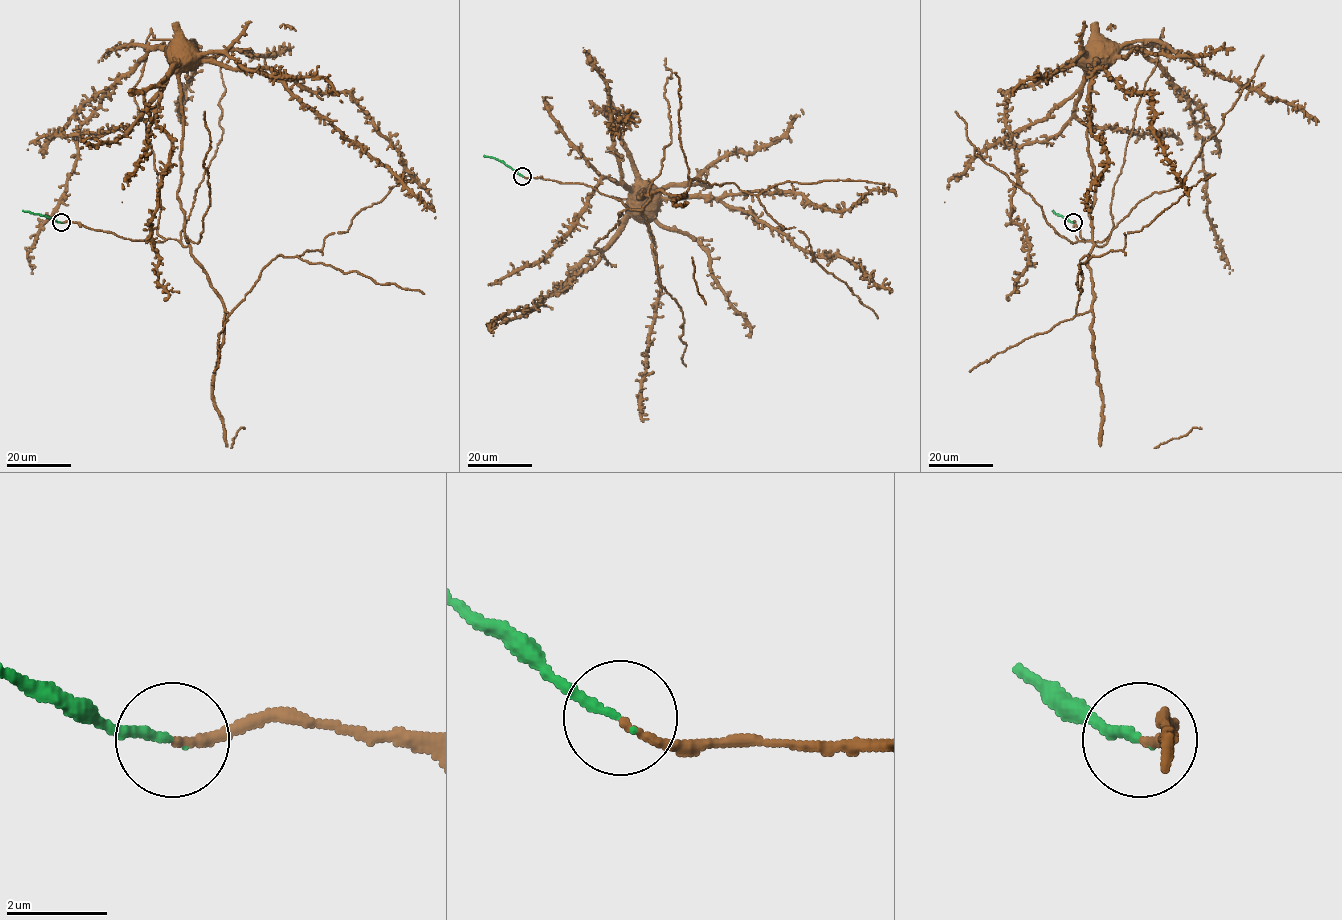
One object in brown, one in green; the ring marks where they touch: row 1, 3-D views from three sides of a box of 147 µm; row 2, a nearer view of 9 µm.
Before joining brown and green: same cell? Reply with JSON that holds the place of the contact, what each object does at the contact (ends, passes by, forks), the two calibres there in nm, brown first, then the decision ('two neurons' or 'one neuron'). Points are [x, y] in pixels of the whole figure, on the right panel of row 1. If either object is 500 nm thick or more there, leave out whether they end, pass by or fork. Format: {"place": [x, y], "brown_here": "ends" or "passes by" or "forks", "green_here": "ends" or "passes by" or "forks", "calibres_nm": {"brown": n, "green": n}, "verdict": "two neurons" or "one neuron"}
{"place": [1073, 222], "brown_here": "ends", "green_here": "ends", "calibres_nm": {"brown": 160, "green": 170}, "verdict": "one neuron"}

